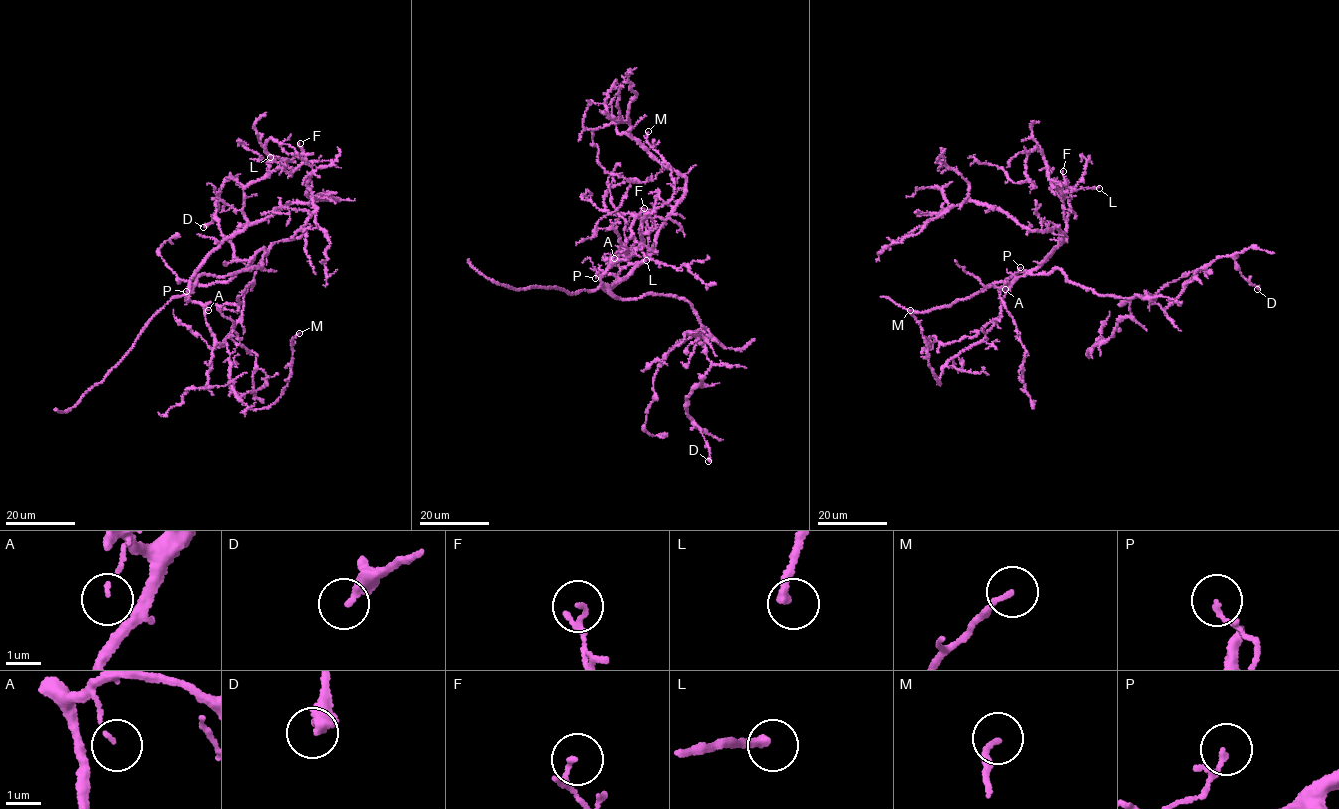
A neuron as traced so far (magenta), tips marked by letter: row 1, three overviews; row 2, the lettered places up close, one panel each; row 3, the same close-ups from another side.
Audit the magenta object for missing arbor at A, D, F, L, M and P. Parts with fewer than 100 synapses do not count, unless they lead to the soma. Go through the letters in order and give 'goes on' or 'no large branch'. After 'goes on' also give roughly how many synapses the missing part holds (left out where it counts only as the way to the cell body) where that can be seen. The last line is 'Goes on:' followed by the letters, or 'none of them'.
A: no large branch
D: no large branch
F: no large branch
L: no large branch
M: no large branch
P: no large branch
Goes on: none of them

